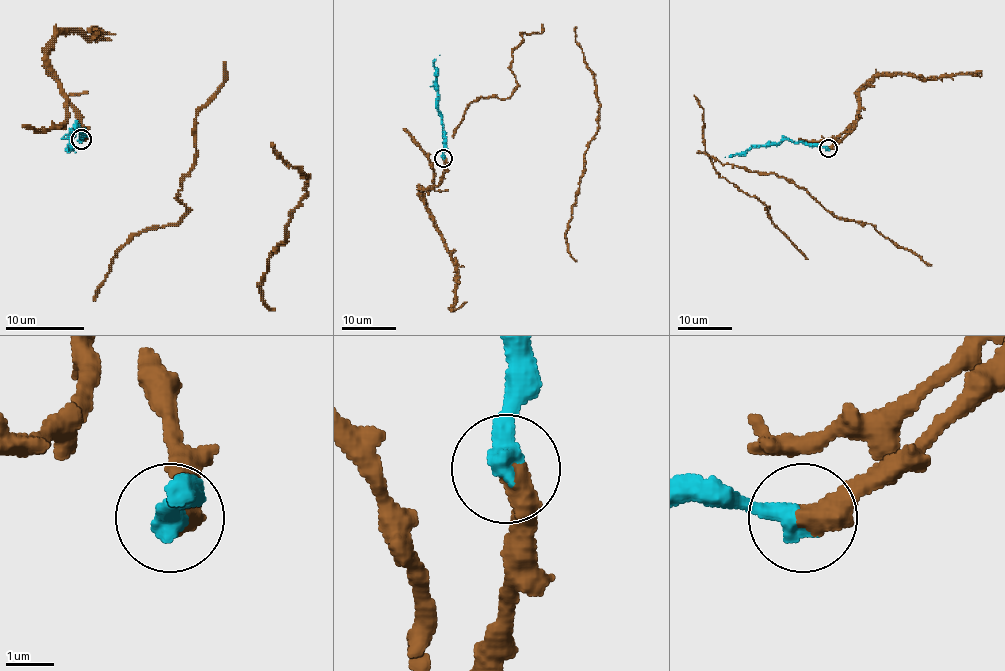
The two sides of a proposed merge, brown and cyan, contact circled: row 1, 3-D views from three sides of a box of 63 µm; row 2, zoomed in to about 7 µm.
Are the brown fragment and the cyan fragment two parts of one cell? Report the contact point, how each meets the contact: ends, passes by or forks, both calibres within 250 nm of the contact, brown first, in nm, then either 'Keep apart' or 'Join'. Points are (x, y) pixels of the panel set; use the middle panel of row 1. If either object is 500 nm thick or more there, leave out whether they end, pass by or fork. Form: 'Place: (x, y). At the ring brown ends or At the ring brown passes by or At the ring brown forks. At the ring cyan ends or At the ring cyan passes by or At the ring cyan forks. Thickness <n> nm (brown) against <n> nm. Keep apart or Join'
Place: (443, 158). Thickness 480 nm (brown) against 500 nm. Join

